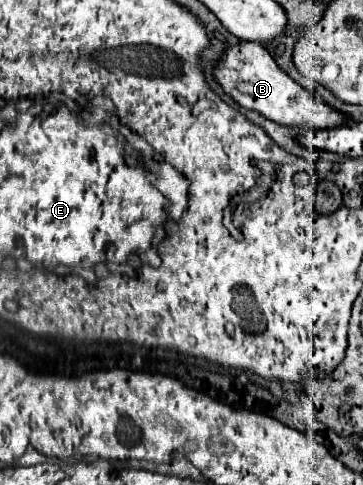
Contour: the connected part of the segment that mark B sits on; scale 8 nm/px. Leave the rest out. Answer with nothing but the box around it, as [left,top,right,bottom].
[213,41,345,131]

